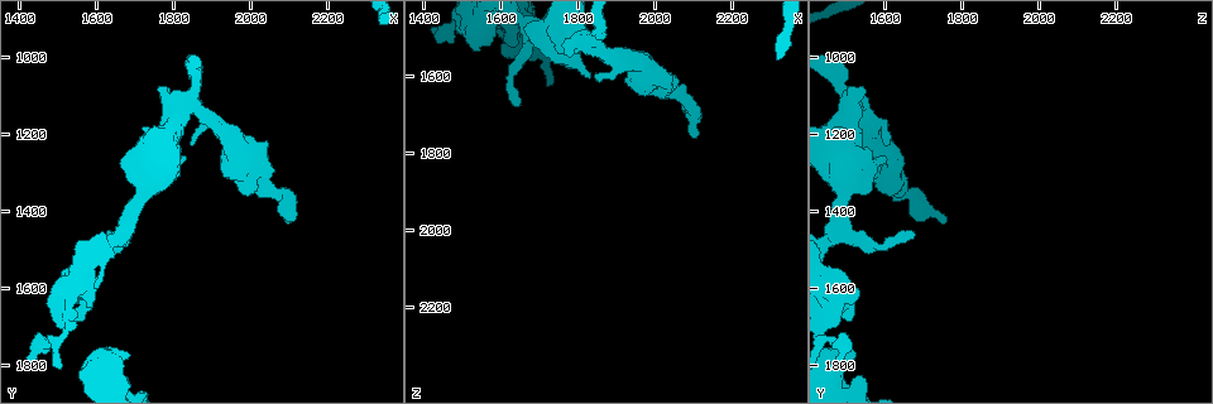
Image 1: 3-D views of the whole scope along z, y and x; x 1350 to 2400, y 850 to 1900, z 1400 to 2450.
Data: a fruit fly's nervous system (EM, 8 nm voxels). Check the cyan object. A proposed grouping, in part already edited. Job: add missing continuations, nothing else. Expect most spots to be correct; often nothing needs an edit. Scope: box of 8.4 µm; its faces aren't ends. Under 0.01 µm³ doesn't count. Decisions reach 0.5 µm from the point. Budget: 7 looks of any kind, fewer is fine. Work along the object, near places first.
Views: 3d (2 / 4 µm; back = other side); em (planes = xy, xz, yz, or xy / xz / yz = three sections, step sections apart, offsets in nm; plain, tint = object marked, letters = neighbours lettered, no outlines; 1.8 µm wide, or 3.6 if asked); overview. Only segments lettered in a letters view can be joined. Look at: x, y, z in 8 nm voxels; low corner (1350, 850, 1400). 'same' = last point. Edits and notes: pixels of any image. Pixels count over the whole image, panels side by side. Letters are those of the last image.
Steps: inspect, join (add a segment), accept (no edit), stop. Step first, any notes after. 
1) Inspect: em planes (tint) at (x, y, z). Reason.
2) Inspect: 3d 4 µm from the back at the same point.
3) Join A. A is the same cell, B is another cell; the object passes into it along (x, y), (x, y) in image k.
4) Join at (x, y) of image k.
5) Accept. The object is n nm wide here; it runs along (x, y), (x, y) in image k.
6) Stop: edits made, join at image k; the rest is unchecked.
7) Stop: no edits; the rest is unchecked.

Inspect: em xz step 4 (letters) at (2095, 1425, 1755). Long arm stops here.

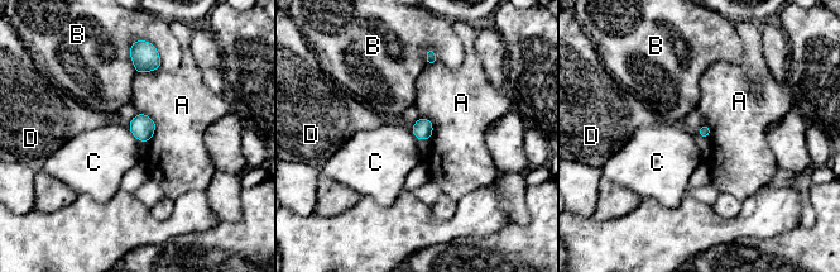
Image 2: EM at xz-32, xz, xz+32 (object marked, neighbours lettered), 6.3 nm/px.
Inspect: em planes (letters) at the same point. Another direction.

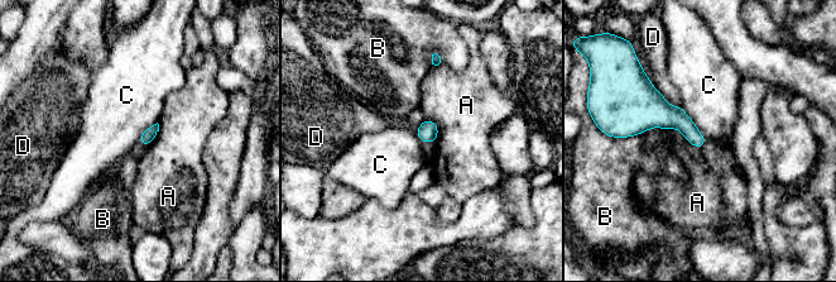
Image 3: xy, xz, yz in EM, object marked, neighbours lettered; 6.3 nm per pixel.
Accept. The longest contact is with D, 300 nm; A, B, C and D are other cells; a border runs along (681, 105), (706, 139) in image 3; no lettered segment goes on from it.

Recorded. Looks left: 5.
Inspect: 3d 4 µm at (1640, 1770, 1515). An open end.

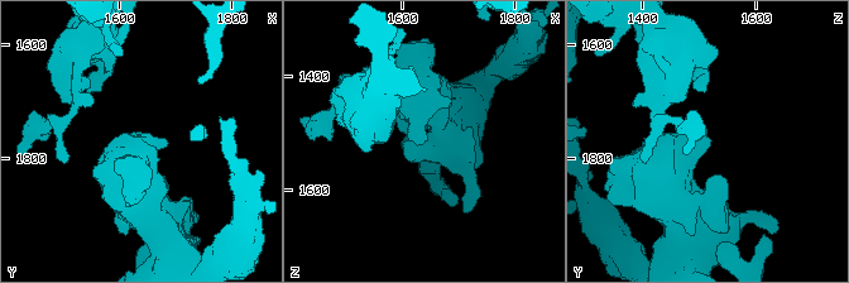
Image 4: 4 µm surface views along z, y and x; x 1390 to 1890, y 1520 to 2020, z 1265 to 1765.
Inspect: em 3.6 µm planes (letters) at (1645, 1775, 1520). Now the EM.

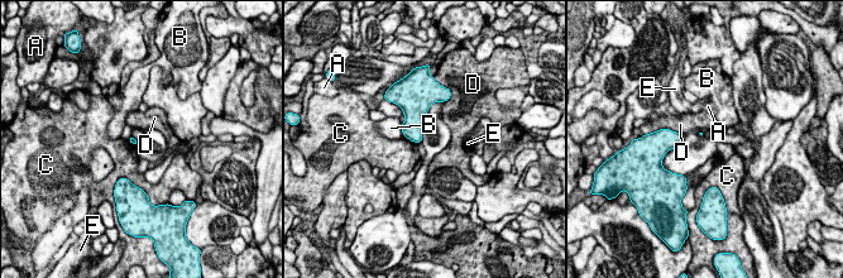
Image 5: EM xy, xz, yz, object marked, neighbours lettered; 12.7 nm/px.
Accept. The longest contact is with C, 260 nm; A, B, C, D and E are other cells; none of them fits.

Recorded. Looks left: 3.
Inspect: 3d 4 µm at (1830, 1270, 1600). An open end.

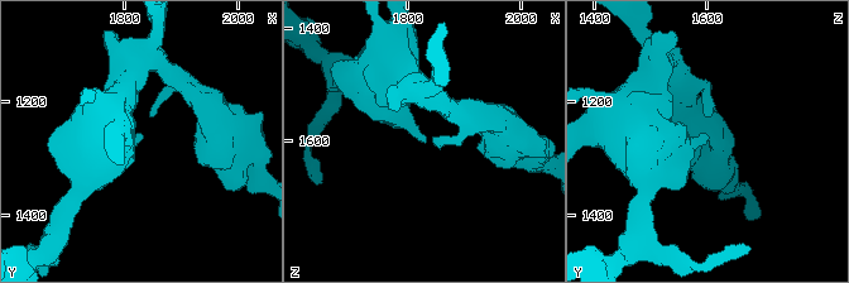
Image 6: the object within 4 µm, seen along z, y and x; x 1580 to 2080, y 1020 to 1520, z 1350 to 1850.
Inspect: em planes (letters) at (1825, 1270, 1600).

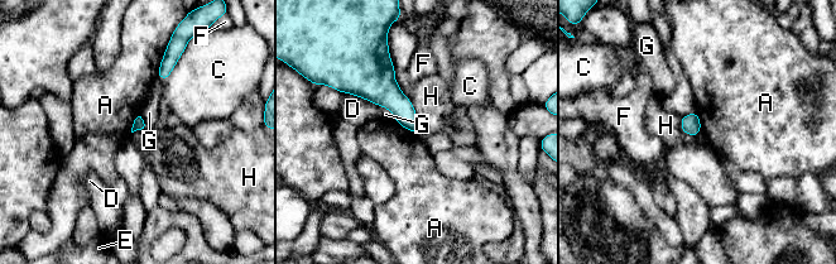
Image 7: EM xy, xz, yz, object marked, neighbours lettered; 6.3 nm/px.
Accept. A, C, D, E, F, G and H are other cells; no lettered segment goes on from it.

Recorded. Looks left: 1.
Stop: no edits; the rest is unchecked.

